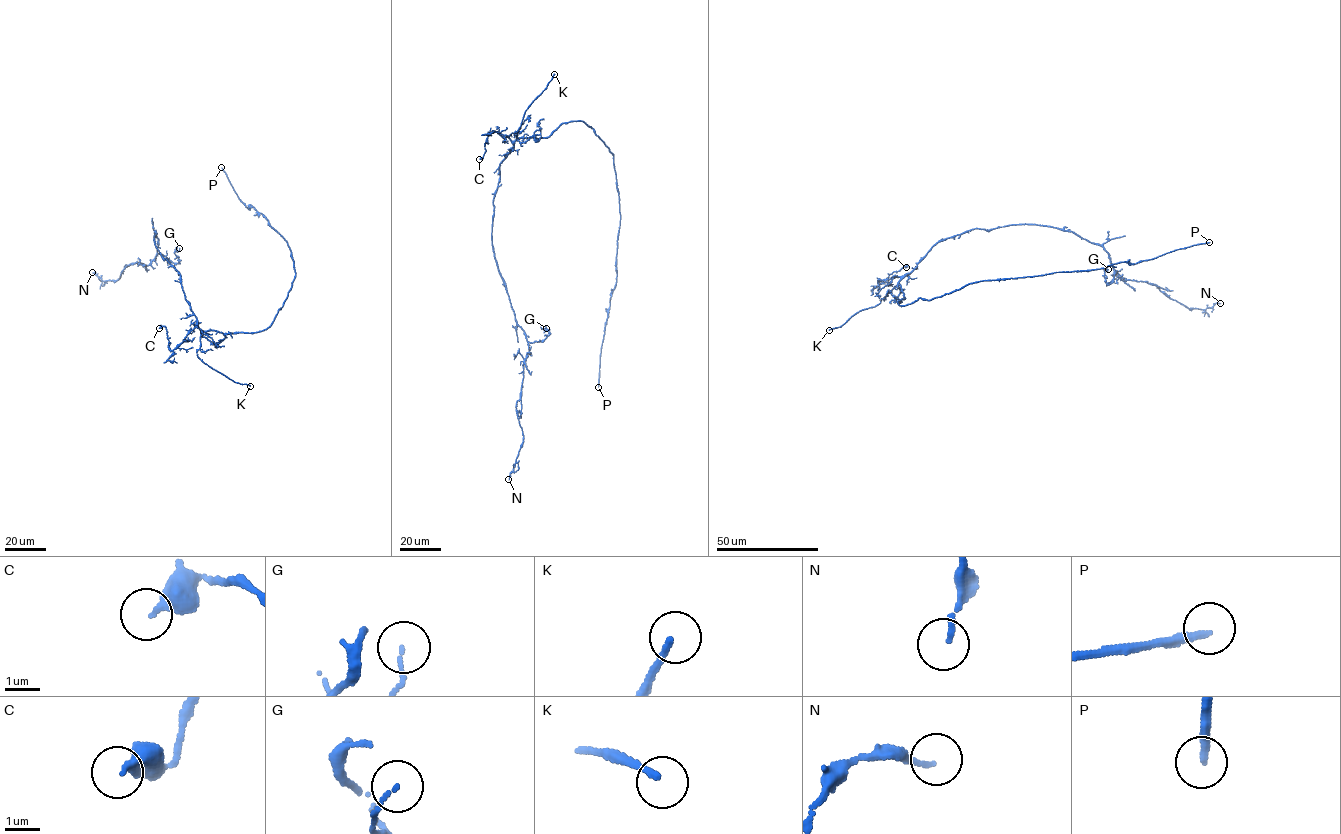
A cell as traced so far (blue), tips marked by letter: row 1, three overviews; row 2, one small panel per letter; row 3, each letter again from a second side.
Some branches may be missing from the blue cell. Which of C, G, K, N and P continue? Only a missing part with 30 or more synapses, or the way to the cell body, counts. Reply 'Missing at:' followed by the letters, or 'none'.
Missing at: K, P

